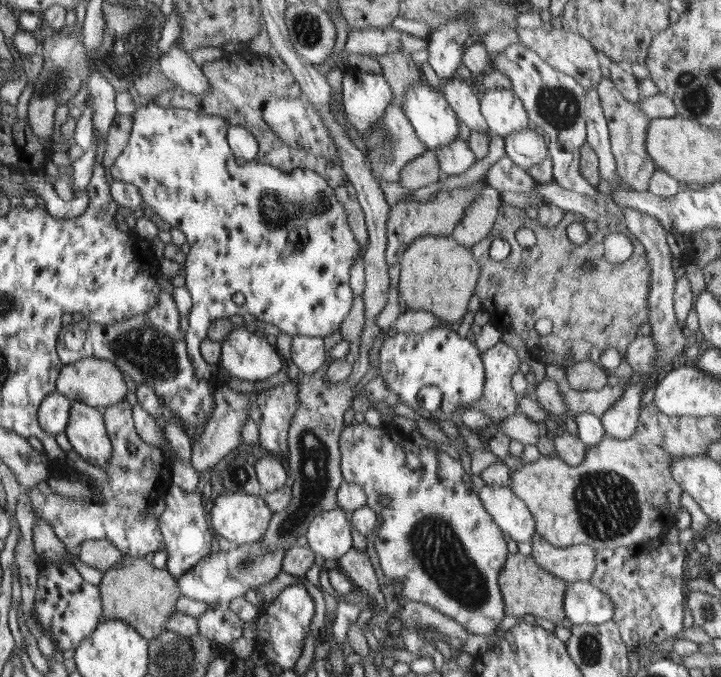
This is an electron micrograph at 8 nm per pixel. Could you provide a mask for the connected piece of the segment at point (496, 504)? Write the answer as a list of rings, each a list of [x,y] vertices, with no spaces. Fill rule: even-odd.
[[[489,484],[480,492],[483,505],[492,513],[492,518],[503,527],[516,542],[531,542],[535,532],[535,520],[523,500],[512,492],[510,486]]]

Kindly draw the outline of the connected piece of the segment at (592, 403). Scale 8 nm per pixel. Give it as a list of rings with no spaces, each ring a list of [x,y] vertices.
[[[546,365],[546,378],[555,380],[558,383],[562,398],[567,404],[569,415],[578,415],[582,413],[594,414],[598,418],[607,411],[610,405],[613,405],[623,393],[624,385],[613,386],[606,385],[604,388],[596,390],[578,391],[568,385],[565,378],[565,368],[558,365]]]

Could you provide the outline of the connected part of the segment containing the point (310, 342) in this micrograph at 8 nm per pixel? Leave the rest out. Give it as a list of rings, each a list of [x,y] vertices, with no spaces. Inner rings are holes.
[[[293,336],[290,356],[300,371],[311,375],[325,362],[327,350],[322,337]]]

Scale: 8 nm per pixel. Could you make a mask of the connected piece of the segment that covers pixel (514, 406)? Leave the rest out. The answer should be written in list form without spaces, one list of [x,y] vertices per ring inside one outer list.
[[[498,341],[492,348],[483,352],[486,367],[484,396],[477,402],[477,410],[483,410],[491,422],[498,425],[502,419],[519,411],[518,397],[512,386],[512,376],[520,366],[518,352]]]

